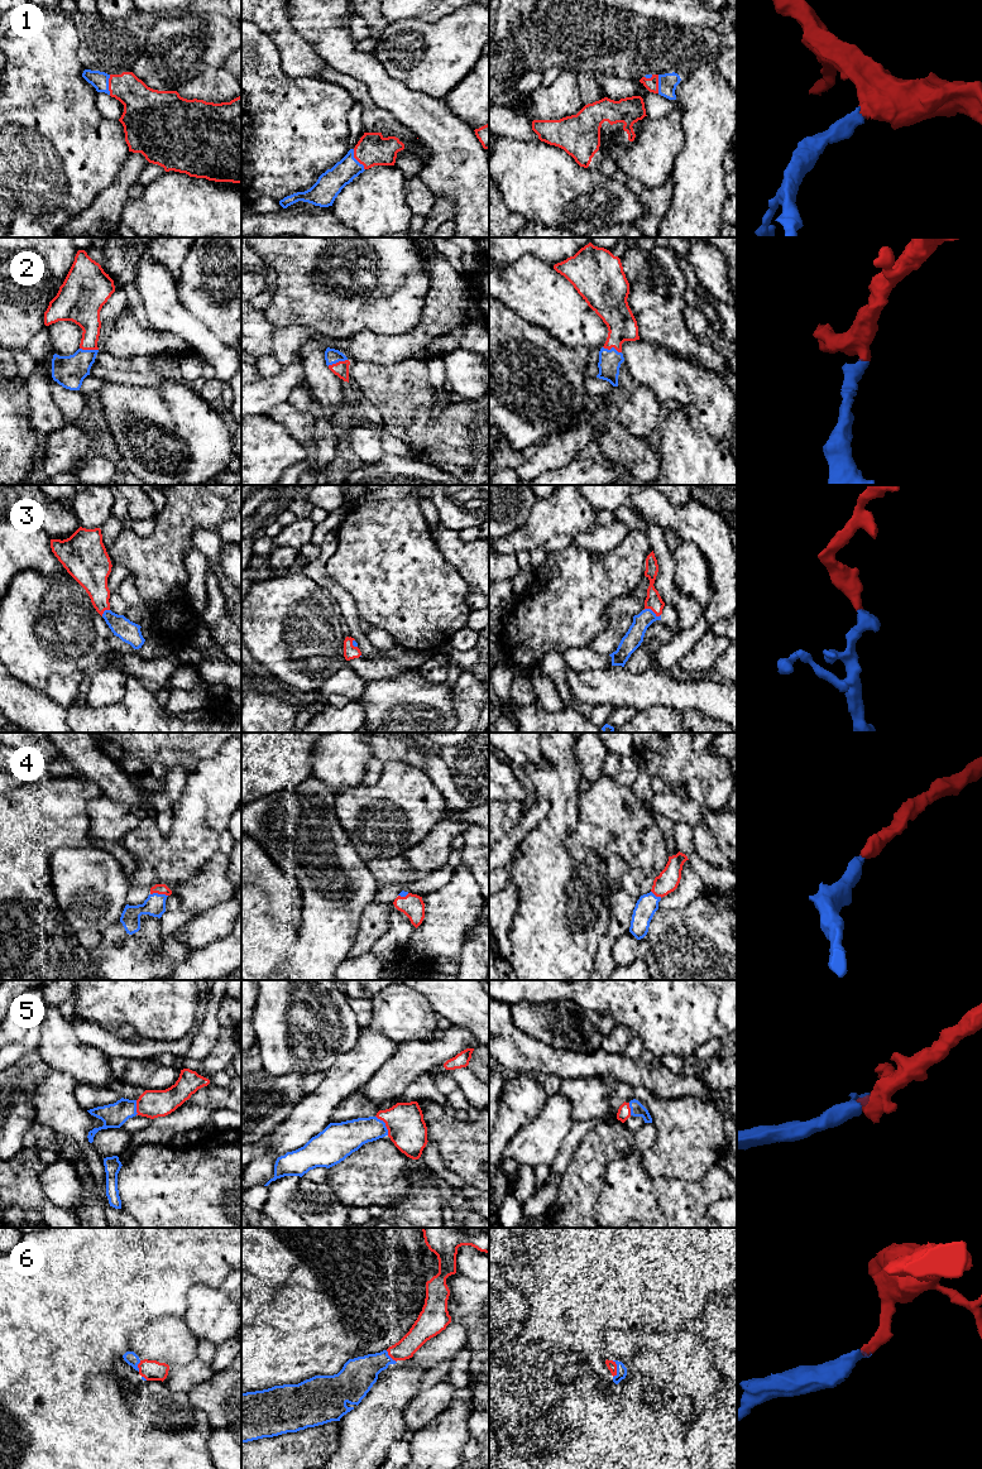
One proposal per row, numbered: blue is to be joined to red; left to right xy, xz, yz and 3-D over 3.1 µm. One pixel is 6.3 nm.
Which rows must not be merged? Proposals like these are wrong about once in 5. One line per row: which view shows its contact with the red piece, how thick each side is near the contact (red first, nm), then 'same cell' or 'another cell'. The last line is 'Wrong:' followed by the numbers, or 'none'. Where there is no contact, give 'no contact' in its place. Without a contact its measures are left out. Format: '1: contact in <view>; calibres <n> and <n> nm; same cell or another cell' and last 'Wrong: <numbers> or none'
1: contact in xz; calibres 200 and 160 nm; same cell
2: contact in xz; calibres 100 and 90 nm; same cell
3: contact in yz; calibres 110 and 120 nm; same cell
4: contact in xy; calibres 60 and 140 nm; same cell
5: contact in xz; calibres 240 and 200 nm; same cell
6: contact in yz; calibres 60 and 60 nm; same cell
Wrong: none

